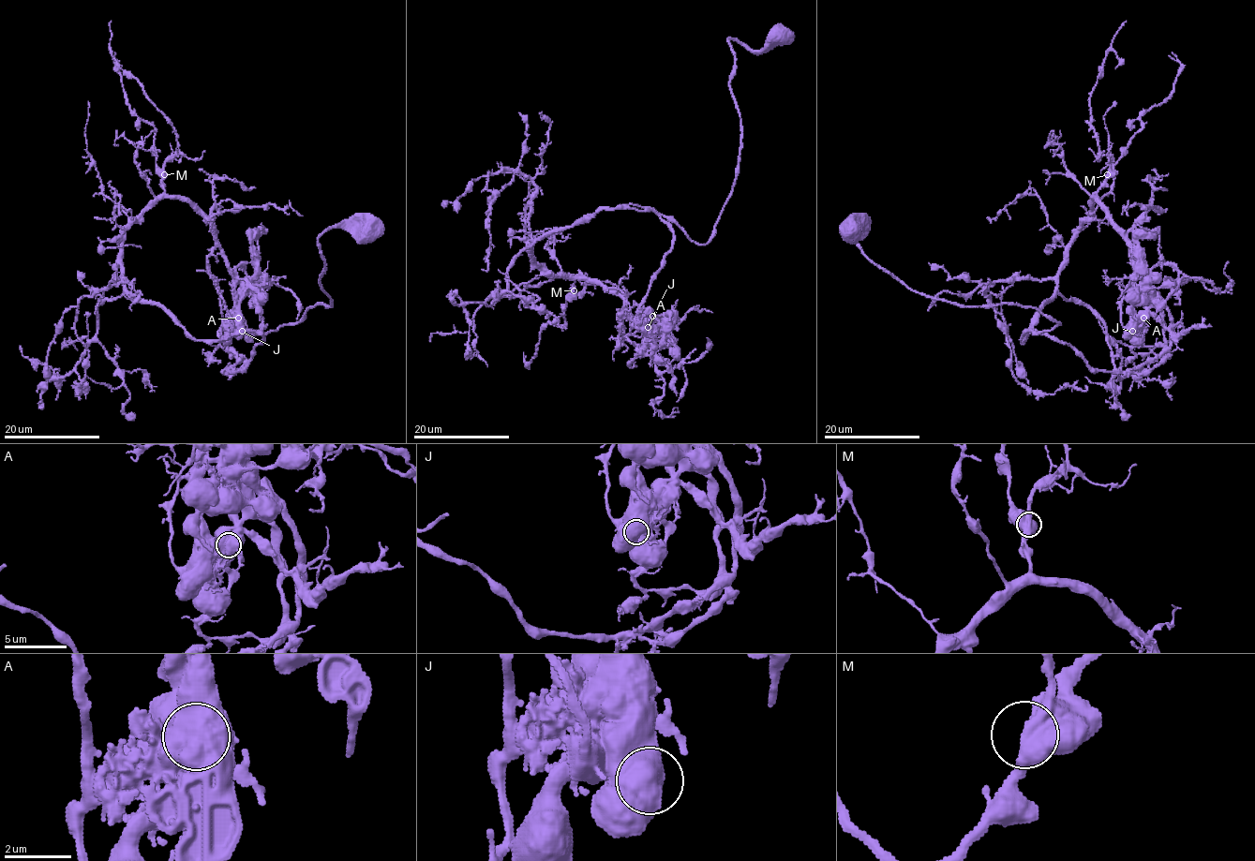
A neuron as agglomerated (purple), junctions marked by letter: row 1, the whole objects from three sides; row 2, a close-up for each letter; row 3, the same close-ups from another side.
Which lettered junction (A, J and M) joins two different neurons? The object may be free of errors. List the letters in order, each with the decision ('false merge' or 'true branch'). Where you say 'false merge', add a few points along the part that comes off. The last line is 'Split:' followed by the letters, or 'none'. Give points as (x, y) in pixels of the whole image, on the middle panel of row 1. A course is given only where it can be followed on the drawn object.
A: false merge; course (648, 327), (648, 333), (654, 332), (661, 326), (677, 354), (686, 363), (696, 361), (708, 349), (707, 337)
J: true branch
M: true branch
Split: A

